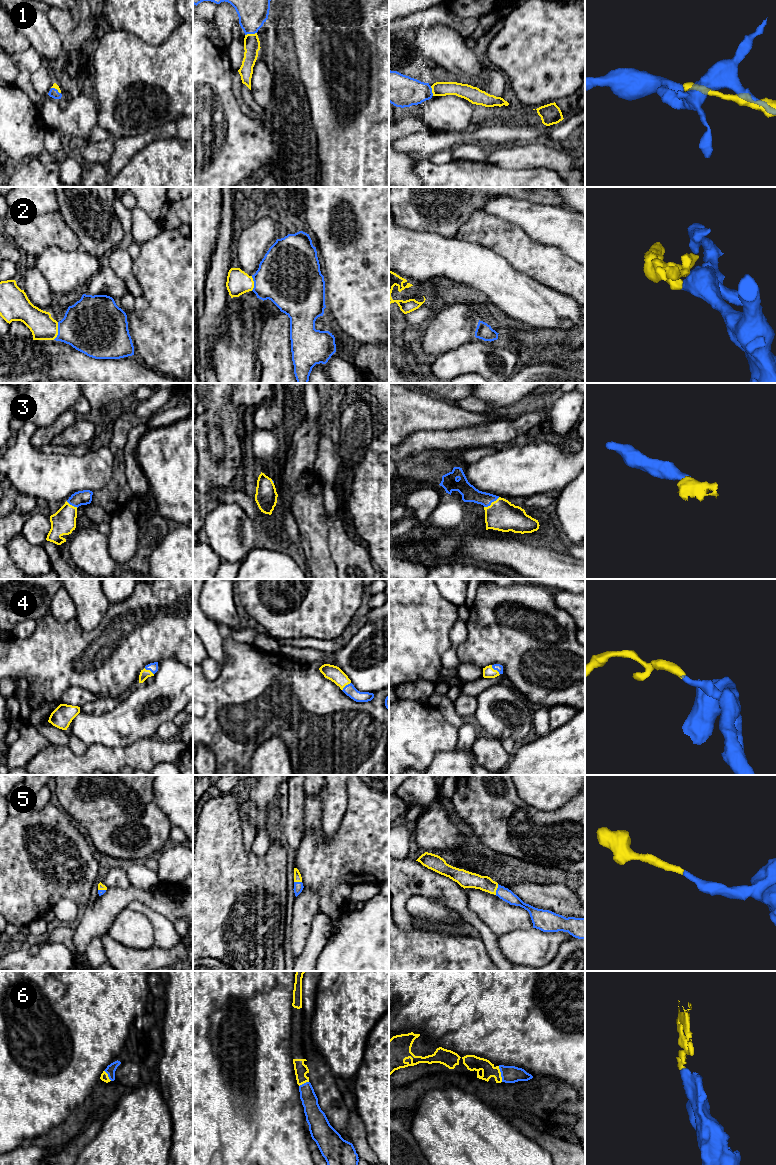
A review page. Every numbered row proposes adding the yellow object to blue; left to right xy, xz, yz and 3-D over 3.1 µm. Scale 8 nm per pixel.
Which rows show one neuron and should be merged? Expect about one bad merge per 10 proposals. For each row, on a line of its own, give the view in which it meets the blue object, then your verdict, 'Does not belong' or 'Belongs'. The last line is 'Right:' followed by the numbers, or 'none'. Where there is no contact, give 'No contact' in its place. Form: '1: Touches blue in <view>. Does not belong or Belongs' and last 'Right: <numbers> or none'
1: Touches blue in xz. Belongs
2: Touches blue in xy. Belongs
3: Touches blue in yz. Belongs
4: Touches blue in yz. Belongs
5: Touches blue in yz. Belongs
6: Touches blue in yz. Belongs
Right: 1, 2, 3, 4, 5, 6

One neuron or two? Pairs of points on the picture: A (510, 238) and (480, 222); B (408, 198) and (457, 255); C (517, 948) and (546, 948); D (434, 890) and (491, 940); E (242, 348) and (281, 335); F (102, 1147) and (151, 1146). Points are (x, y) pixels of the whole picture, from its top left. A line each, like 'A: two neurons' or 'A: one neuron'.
A: one neuron
B: two neurons
C: one neuron
D: one neuron
E: two neurons
F: one neuron

